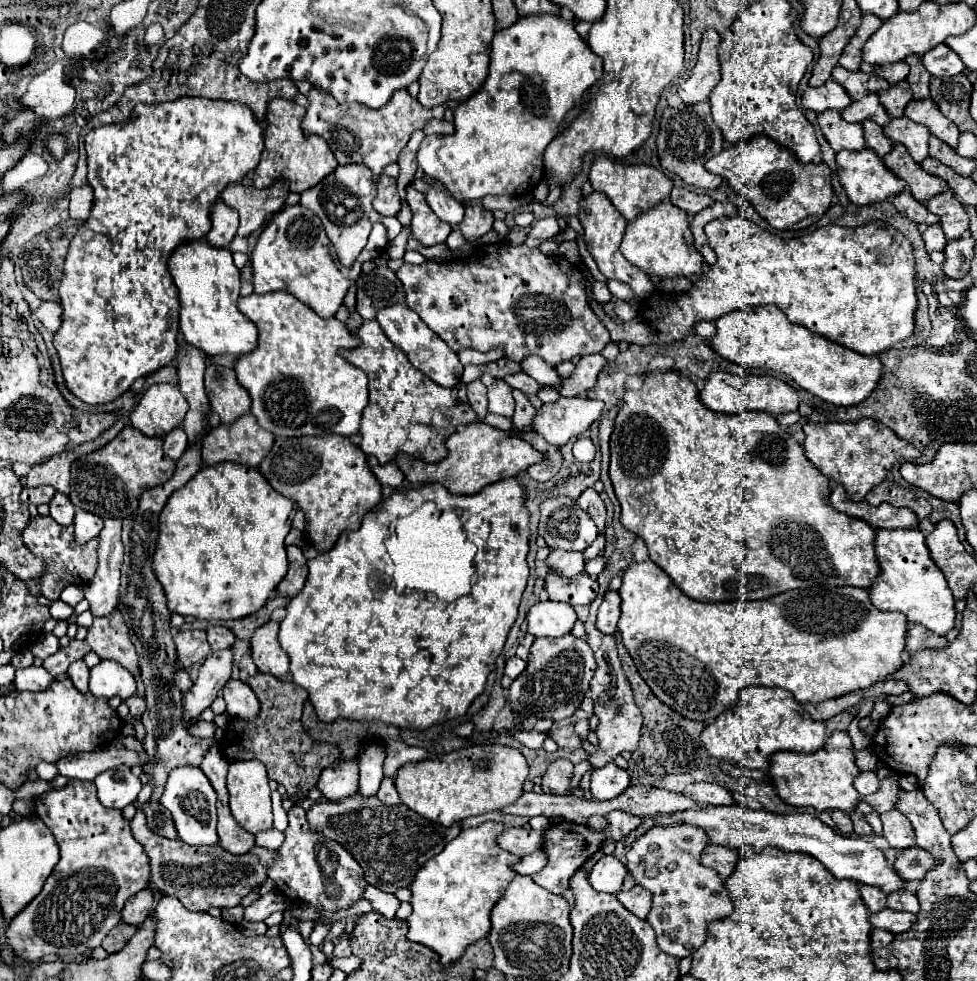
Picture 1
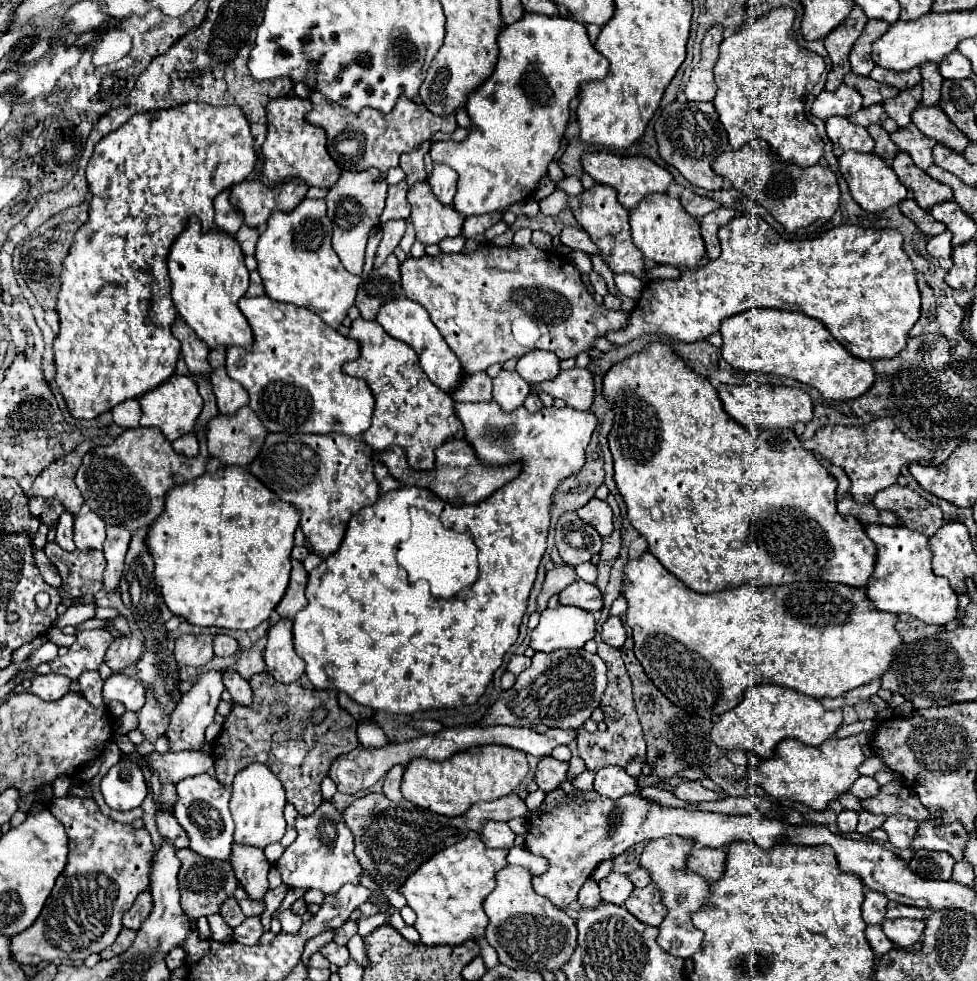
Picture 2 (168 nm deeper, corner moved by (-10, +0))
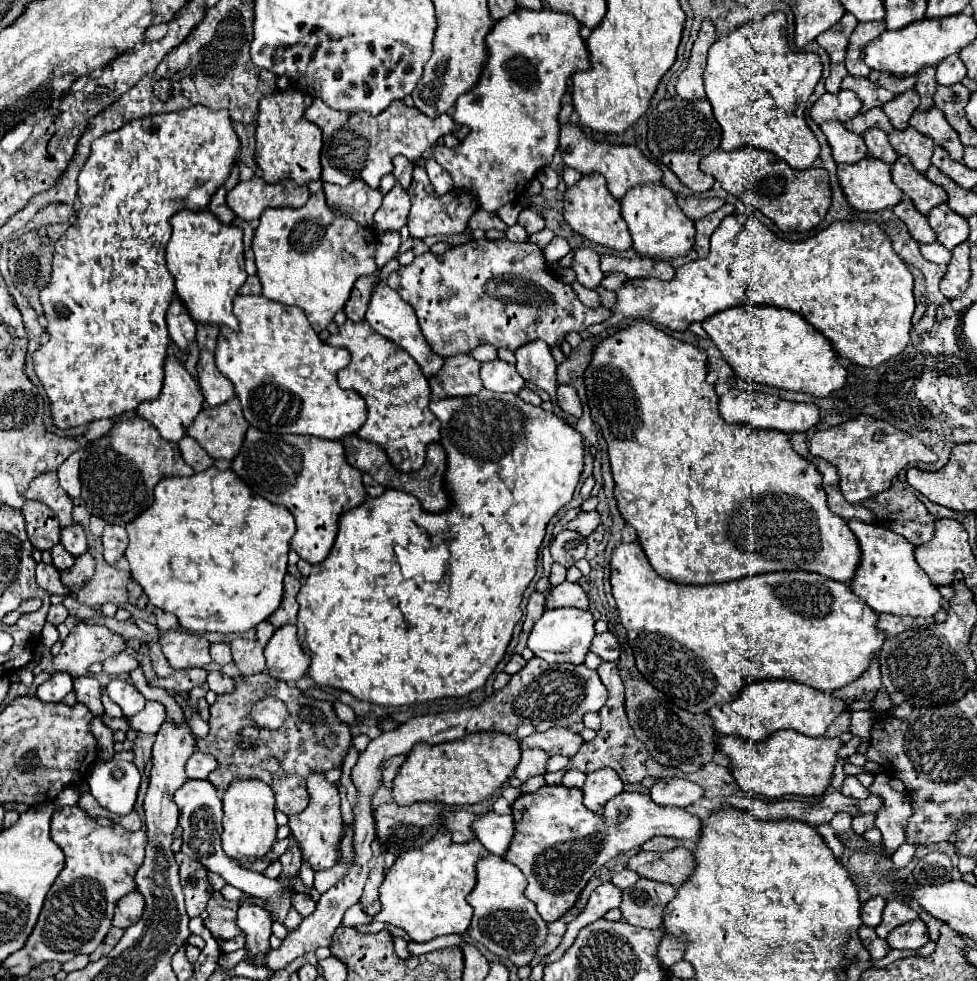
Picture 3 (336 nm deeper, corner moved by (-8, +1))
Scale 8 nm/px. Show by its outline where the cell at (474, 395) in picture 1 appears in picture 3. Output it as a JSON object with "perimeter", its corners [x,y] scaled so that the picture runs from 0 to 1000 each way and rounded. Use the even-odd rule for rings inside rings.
{"perimeter":[[[483,362],[459,364],[452,378],[446,384],[440,384],[440,397],[444,407],[459,405],[479,405],[495,397],[491,386],[491,368]]]}

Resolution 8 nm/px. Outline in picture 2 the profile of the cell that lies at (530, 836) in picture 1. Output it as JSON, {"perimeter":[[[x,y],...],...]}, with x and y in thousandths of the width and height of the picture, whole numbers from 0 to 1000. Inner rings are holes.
{"perimeter":[[[499,836],[491,844],[491,854],[502,864],[524,864],[528,850],[522,846],[518,838]]]}

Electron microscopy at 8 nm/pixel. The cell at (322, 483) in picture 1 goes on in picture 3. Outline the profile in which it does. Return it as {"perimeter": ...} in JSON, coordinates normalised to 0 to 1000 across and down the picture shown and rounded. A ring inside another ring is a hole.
{"perimeter":[[[256,435],[248,460],[237,470],[237,478],[270,509],[291,515],[303,529],[303,543],[297,558],[317,576],[336,568],[350,523],[371,515],[375,498],[371,480],[358,476],[350,450],[334,450],[309,443],[280,443]]]}

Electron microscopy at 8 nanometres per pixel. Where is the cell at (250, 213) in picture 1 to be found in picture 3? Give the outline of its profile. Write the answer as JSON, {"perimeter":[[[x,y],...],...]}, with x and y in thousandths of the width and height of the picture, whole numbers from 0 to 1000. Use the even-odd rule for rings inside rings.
{"perimeter":[[[266,180],[246,185],[233,199],[231,207],[250,225],[264,223],[274,211],[309,211],[317,201],[313,189],[303,189],[301,185],[272,187]]]}

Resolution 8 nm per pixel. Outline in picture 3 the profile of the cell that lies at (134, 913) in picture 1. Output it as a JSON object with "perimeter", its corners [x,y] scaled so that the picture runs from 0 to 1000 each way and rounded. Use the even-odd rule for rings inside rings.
{"perimeter":[[[135,908],[129,914],[125,914],[125,918],[121,918],[115,943],[129,947],[135,941],[139,941],[145,935],[145,931],[147,931],[147,914],[145,910]]]}

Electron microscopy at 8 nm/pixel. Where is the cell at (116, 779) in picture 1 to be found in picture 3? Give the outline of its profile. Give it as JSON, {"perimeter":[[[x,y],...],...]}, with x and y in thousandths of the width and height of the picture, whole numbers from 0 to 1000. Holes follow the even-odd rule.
{"perimeter":[[[100,776],[92,786],[90,800],[106,825],[119,831],[131,831],[139,819],[143,786],[135,776]]]}

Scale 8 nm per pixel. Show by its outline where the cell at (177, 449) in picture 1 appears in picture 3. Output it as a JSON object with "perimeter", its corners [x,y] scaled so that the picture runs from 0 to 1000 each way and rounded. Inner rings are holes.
{"perimeter":[[[186,445],[186,450],[182,450],[182,456],[184,456],[184,462],[186,462],[186,468],[201,480],[211,480],[213,476],[219,474],[219,468],[197,448],[197,445]]]}

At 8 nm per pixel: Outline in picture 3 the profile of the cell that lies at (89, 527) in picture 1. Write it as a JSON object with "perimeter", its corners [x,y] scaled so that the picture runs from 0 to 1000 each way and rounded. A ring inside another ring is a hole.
{"perimeter":[[[70,535],[68,539],[63,539],[63,545],[61,545],[61,554],[68,558],[70,564],[74,564],[76,568],[84,566],[90,562],[90,547],[88,547],[88,541],[84,535]]]}

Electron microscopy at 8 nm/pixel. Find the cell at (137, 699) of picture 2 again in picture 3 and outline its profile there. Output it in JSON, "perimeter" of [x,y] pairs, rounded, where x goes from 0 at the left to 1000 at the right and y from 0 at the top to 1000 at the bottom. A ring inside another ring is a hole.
{"perimeter":[[[115,692],[108,698],[108,706],[117,717],[121,717],[125,721],[129,731],[135,731],[147,723],[149,713],[139,704],[139,700],[135,696],[131,696],[127,692]]]}

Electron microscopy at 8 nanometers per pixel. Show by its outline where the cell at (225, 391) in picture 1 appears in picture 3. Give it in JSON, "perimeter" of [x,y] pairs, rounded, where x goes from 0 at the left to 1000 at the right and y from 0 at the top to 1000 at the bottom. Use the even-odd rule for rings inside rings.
{"perimeter":[[[207,358],[205,360],[203,384],[205,384],[207,401],[209,401],[209,407],[213,409],[213,413],[221,415],[221,413],[231,411],[235,405],[240,405],[240,392],[237,392],[235,386],[231,386],[223,378],[217,358]]]}

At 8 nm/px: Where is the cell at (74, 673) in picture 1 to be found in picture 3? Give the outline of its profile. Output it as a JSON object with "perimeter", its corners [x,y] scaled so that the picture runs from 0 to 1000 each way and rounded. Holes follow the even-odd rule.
{"perimeter":[[[78,690],[76,692],[76,704],[82,717],[86,717],[94,729],[106,731],[106,721],[104,721],[104,698],[96,690]]]}

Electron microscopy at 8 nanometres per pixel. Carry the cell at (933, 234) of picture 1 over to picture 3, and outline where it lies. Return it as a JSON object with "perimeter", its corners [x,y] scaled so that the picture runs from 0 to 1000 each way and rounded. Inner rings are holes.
{"perimeter":[[[956,246],[956,248],[952,248],[952,250],[942,250],[942,258],[944,258],[950,266],[954,266],[954,268],[958,268],[958,270],[968,270],[968,268],[972,266],[972,262],[974,262],[974,258],[972,258],[966,250],[962,250],[960,246]]]}

